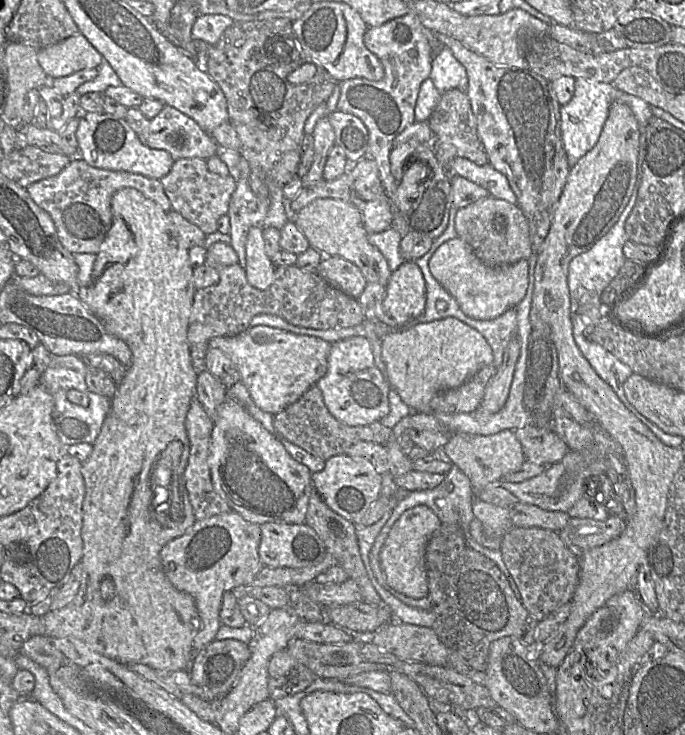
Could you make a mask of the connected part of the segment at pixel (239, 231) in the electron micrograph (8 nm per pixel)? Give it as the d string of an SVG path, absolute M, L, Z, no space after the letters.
M241 157L240 178L232 194L227 215L230 219L230 245L238 255L238 264L246 268L246 243L249 229L261 227L269 208L269 198L258 200L248 183L249 165Z

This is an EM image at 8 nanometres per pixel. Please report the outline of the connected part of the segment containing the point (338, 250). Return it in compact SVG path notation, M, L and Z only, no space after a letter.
M317 198L295 214L294 223L306 236L311 247L319 250L323 256L343 257L361 270L367 282L376 282L386 287L392 272L380 250L369 242L369 235L364 228L361 213L351 202L333 198Z

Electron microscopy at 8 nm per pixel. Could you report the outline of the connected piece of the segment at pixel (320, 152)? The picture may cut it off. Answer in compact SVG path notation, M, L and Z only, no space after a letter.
M328 115L317 121L312 136L314 157L308 173L302 177L303 186L313 186L323 179L323 170L329 150L335 145L335 134Z

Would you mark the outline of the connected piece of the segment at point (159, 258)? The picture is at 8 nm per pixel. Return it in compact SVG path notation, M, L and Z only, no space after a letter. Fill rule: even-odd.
M123 188L117 191L111 199L111 212L113 217L112 226L107 233L99 252L96 254L91 280L84 287L78 287L76 294L83 304L102 322L106 331L112 336L122 340L131 352L131 363L126 368L124 377L116 386L116 391L111 399L110 410L102 424L100 434L93 443L90 456L82 462L82 476L85 483L85 496L82 505L82 527L81 538L83 542L82 551L82 576L78 593L74 600L66 607L49 611L42 616L46 634L54 638L74 637L86 643L93 650L97 651L110 659L116 660L121 664L144 664L157 670L180 671L189 670L189 667L200 651L193 650L193 640L200 631L202 622L198 614L193 597L177 590L168 580L164 573L160 559L161 549L169 542L183 536L187 529L195 521L193 508L188 499L185 488L184 471L190 453L190 444L185 428L185 419L190 407L190 403L196 397L196 383L198 374L195 372L190 356L187 331L191 314L194 294L196 288L193 284L193 268L190 263L188 249L184 245L176 227L166 213L158 204L145 197L141 192L134 188ZM171 441L179 441L183 444L183 451L179 456L178 462L170 459L170 454L163 456L163 452ZM156 466L167 469L166 479L168 484L164 487L153 483L153 473ZM162 515L169 520L168 527L161 526L160 518Z

